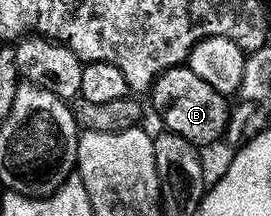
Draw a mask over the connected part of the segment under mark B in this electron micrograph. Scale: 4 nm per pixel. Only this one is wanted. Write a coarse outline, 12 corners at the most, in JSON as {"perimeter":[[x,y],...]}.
{"perimeter":[[189,66],[154,82],[171,135],[199,149],[230,131],[227,96]]}

